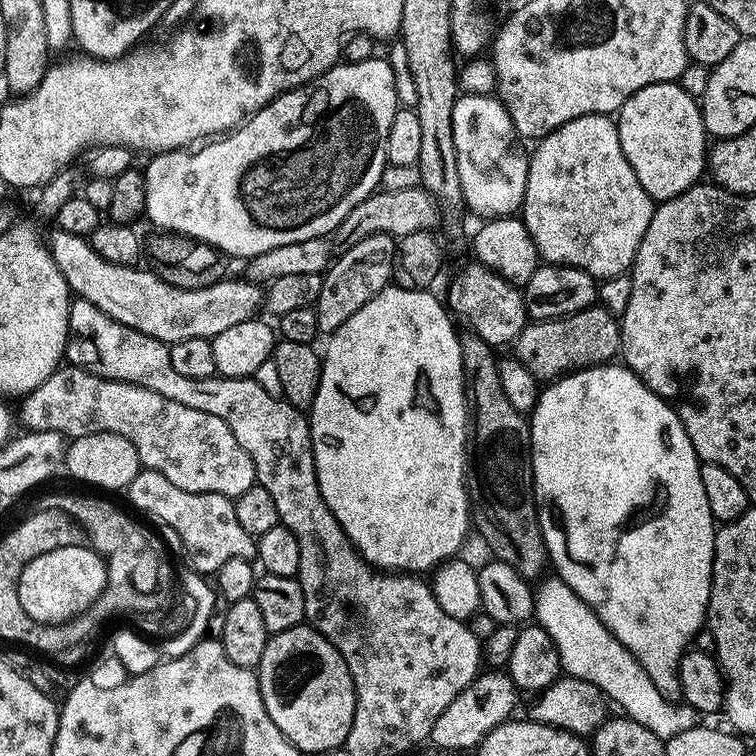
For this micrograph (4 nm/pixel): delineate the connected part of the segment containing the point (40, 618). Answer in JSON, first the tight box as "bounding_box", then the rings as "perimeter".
{"bounding_box":[16,544,108,625],"perimeter":[[[84,544],[66,546],[50,550],[24,567],[16,587],[18,602],[22,610],[36,620],[37,625],[67,624],[69,620],[88,611],[99,599],[107,581],[108,570],[99,552]]]}

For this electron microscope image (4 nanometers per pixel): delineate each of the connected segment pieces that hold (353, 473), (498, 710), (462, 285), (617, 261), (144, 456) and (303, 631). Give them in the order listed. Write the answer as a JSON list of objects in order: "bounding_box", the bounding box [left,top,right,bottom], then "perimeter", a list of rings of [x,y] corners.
[{"bounding_box":[310,286,470,574],"perimeter":[[[389,286],[380,291],[374,298],[370,298],[370,302],[366,302],[366,306],[362,306],[353,316],[345,322],[342,327],[335,329],[331,333],[332,336],[328,340],[328,349],[323,349],[322,363],[320,366],[320,386],[316,392],[315,402],[310,410],[310,427],[312,430],[312,453],[314,454],[314,466],[316,467],[316,477],[318,478],[318,486],[322,498],[326,502],[326,506],[332,510],[334,518],[342,526],[342,530],[348,535],[349,540],[355,544],[357,551],[369,563],[375,564],[377,567],[386,570],[403,570],[408,574],[416,574],[421,570],[419,568],[428,568],[432,570],[447,558],[452,558],[459,553],[460,546],[464,542],[464,537],[469,535],[468,528],[468,492],[464,489],[464,480],[466,484],[466,445],[470,439],[470,409],[466,403],[464,394],[464,367],[462,366],[462,350],[460,349],[460,336],[456,328],[452,325],[449,309],[443,304],[440,305],[428,290],[417,290],[411,286]]]},{"bounding_box":[430,672,518,749],"perimeter":[[[488,672],[477,675],[476,679],[468,684],[446,706],[446,710],[436,720],[430,737],[431,743],[440,748],[472,748],[475,749],[494,726],[503,724],[513,715],[516,708],[518,689],[512,677],[500,672]]]},{"bounding_box":[449,262,528,348],"perimeter":[[[476,262],[462,274],[450,290],[449,307],[470,318],[474,317],[475,335],[480,336],[493,348],[511,345],[528,323],[523,293],[487,267]]]},{"bounding_box":[522,114,654,278],"perimeter":[[[608,114],[574,118],[533,148],[536,149],[532,156],[527,157],[522,219],[536,243],[537,253],[549,264],[580,268],[594,278],[625,275],[638,254],[646,226],[650,226],[654,201],[642,190],[642,182],[634,178],[634,170],[630,162],[626,162],[626,154],[622,154],[615,119]]]},{"bounding_box":[19,366,256,498],"perimeter":[[[61,366],[48,375],[46,382],[27,393],[19,404],[20,420],[30,432],[58,432],[65,438],[113,432],[126,438],[134,446],[141,465],[162,474],[162,478],[170,478],[178,490],[235,498],[246,494],[246,490],[256,483],[256,471],[250,454],[238,446],[230,426],[226,426],[222,418],[214,418],[214,414],[206,414],[202,410],[190,410],[190,406],[182,406],[182,402],[170,402],[162,398],[162,394],[154,394],[154,390],[107,380],[79,366]]]},{"bounding_box":[258,623,356,754],"perimeter":[[[307,623],[269,635],[258,669],[266,714],[301,754],[327,754],[348,743],[356,713],[356,687],[342,654]]]}]

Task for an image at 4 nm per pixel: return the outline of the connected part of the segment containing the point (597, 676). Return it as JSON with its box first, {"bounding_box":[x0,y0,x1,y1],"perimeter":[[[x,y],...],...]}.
{"bounding_box":[534,576,697,742],"perimeter":[[[546,576],[534,588],[534,620],[546,630],[546,634],[550,634],[560,655],[561,669],[569,676],[576,676],[598,686],[611,703],[613,700],[620,707],[619,711],[624,716],[635,720],[646,730],[652,730],[662,741],[667,742],[697,727],[696,709],[683,702],[675,704],[672,701],[675,699],[659,692],[656,684],[650,682],[650,674],[646,674],[634,654],[630,654],[630,650],[626,650],[622,642],[614,638],[611,630],[596,617],[596,611],[589,608],[588,603],[578,594],[574,594],[574,590],[570,590],[570,586],[566,586],[566,582],[559,576]]]}

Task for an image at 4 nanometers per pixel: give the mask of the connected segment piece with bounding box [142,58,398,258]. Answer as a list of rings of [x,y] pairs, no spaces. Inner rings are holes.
[[[387,59],[336,64],[309,84],[275,96],[265,108],[259,108],[231,134],[205,143],[201,147],[205,148],[196,157],[187,156],[189,153],[184,150],[153,155],[149,159],[152,161],[142,168],[147,219],[152,219],[157,229],[193,236],[229,258],[251,258],[257,255],[258,249],[290,246],[290,242],[327,237],[352,207],[381,187],[380,179],[388,164],[386,134],[390,134],[390,122],[394,122],[397,107],[395,75]],[[284,164],[296,172],[292,193],[284,200],[284,208],[296,219],[296,224],[270,233],[267,240],[256,233],[256,220],[248,212],[267,210],[268,187],[275,182],[275,172],[282,171]]]

